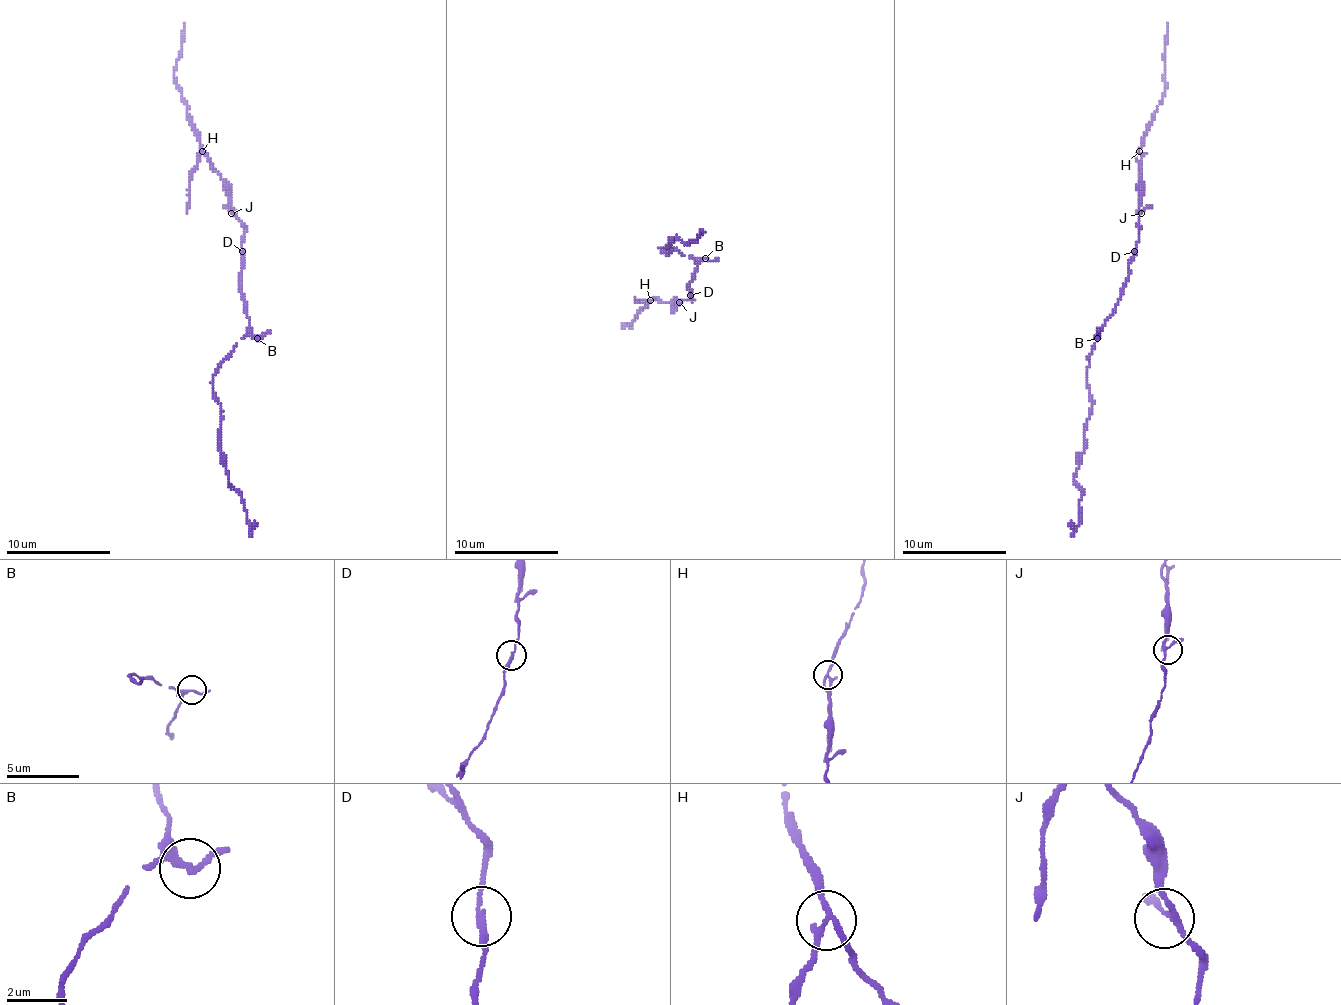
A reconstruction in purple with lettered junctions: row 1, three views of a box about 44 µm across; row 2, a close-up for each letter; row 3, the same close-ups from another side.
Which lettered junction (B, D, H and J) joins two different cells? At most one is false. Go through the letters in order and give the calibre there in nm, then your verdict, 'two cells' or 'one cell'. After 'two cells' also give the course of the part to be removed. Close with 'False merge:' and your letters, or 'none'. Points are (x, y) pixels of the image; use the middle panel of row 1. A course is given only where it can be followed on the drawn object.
B: calibre 180 nm; one cell
D: calibre 190 nm; one cell
H: calibre 170 nm; two cells; course (650, 300), (637, 302), (635, 297)
J: calibre 170 nm; one cell
False merge: H

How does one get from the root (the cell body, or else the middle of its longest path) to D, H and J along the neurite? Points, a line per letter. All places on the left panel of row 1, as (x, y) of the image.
D: (241, 283), (241, 252)
H: (241, 283), (244, 223), (231, 205), (228, 184), (202, 151)
J: (241, 283), (244, 226), (231, 213)

